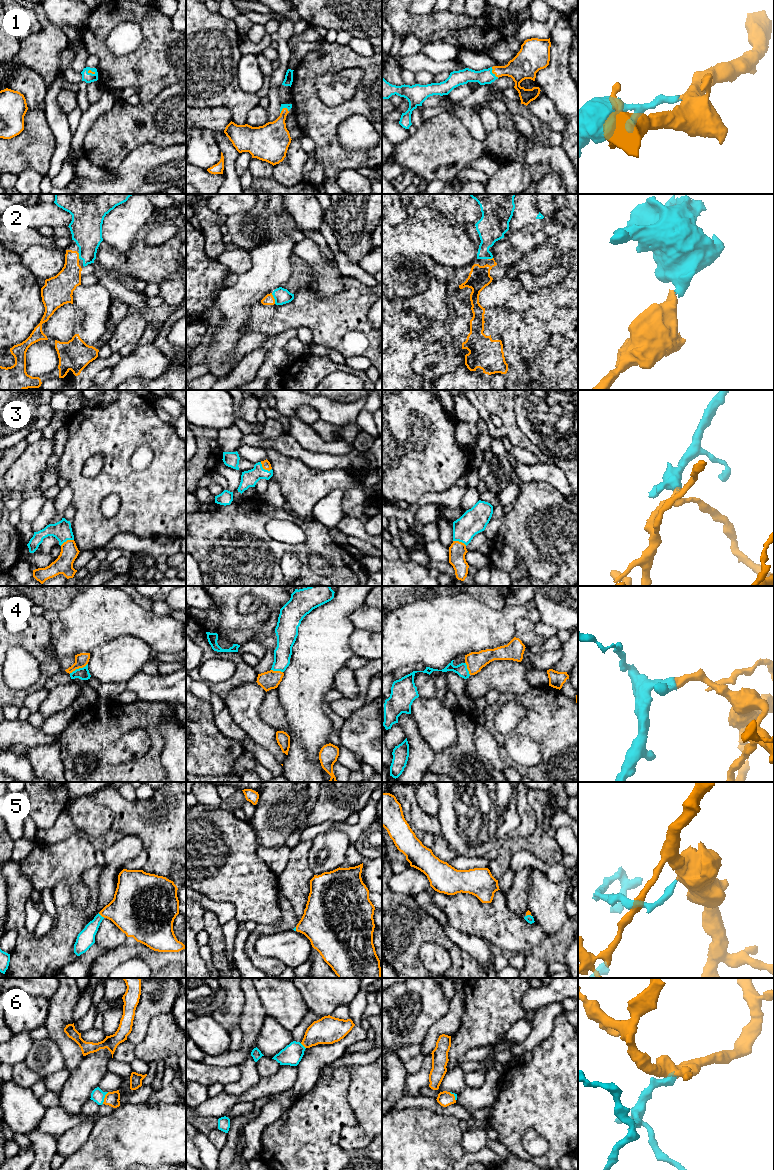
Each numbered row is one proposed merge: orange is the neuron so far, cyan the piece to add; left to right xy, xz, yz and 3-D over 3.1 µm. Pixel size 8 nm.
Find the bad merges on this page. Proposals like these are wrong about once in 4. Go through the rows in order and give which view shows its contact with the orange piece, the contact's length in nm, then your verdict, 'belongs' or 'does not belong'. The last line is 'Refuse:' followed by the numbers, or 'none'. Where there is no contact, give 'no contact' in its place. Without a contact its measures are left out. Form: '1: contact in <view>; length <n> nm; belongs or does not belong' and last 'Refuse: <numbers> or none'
1: contact in yz; length 110 nm; belongs
2: contact in xz; length 90 nm; belongs
3: contact in xz; length 110 nm; belongs
4: contact in xy; length 170 nm; does not belong
5: contact in xy; length 70 nm; belongs
6: contact in xy; length 110 nm; belongs
Refuse: 4

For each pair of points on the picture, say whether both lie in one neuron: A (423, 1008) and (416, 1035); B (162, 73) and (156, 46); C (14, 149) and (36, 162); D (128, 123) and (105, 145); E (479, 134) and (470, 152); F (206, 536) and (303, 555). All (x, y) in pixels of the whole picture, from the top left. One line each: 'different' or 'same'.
A: same
B: same
C: same
D: same
E: different
F: same

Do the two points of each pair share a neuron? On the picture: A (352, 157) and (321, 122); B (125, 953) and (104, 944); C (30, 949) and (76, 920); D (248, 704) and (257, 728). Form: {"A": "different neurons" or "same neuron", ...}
{"A": "same neuron", "B": "different neurons", "C": "same neuron", "D": "same neuron"}

